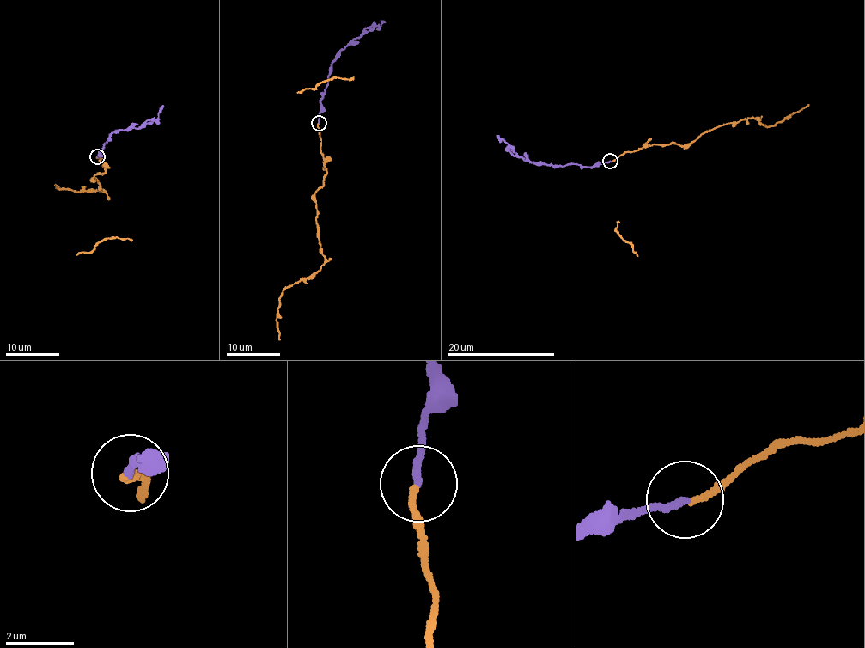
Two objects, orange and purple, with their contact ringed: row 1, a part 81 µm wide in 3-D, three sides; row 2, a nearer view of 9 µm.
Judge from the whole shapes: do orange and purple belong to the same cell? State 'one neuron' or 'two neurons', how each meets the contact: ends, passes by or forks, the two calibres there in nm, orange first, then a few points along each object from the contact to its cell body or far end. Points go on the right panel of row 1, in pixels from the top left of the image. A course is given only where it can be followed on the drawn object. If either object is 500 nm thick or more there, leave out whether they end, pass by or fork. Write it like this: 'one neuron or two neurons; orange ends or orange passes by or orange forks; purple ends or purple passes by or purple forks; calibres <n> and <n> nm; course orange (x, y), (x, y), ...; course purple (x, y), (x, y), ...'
one neuron; orange ends; purple ends; calibres 170 and 200 nm; course orange (612, 161), (648, 144), (673, 143), (689, 146), (703, 132), (752, 117), (764, 127), (776, 124), (808, 105); course purple (610, 161), (593, 166), (545, 165), (523, 160), (497, 136)

